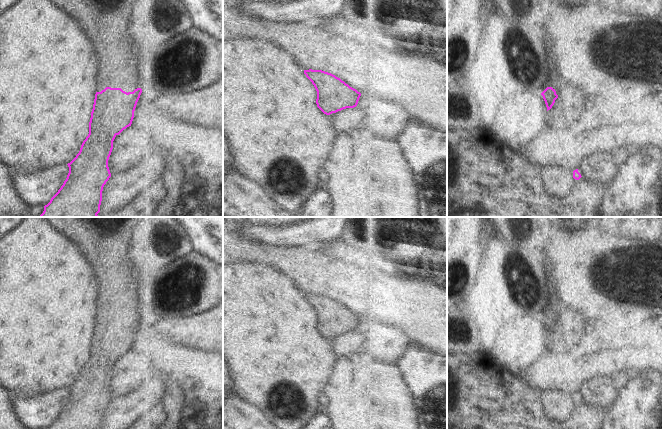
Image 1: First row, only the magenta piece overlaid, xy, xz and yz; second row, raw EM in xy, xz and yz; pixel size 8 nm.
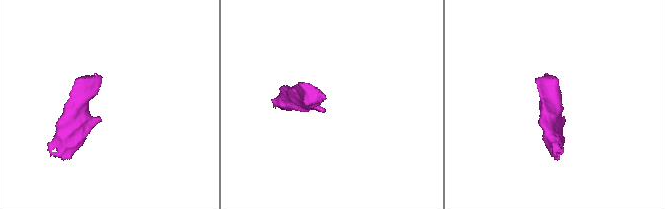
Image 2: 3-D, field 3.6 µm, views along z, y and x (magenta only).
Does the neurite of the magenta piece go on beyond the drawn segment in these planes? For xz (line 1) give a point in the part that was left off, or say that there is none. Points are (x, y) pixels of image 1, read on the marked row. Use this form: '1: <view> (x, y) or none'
1: none

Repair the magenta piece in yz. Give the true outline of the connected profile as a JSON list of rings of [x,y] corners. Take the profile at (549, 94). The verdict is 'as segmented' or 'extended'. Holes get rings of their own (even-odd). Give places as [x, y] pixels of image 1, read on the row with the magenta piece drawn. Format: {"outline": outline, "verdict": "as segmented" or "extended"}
{"outline": [[[540,31],[541,34],[545,37],[546,42],[546,50],[547,50],[547,60],[550,64],[553,65],[553,69],[551,71],[551,76],[547,83],[546,89],[541,93],[543,99],[545,101],[547,111],[552,108],[555,103],[555,100],[558,98],[560,86],[563,82],[563,75],[561,71],[558,69],[557,62],[555,61],[554,51],[551,47],[551,41],[545,35],[544,32]]], "verdict": "extended"}

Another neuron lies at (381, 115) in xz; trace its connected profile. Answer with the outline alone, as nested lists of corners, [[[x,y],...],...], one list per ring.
[[[382,93],[361,94],[356,107],[328,116],[337,135],[359,130],[362,134],[389,139],[397,139],[413,119],[405,106]]]

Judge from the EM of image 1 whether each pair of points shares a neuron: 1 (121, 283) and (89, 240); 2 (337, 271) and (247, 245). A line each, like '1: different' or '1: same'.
1: same
2: same

